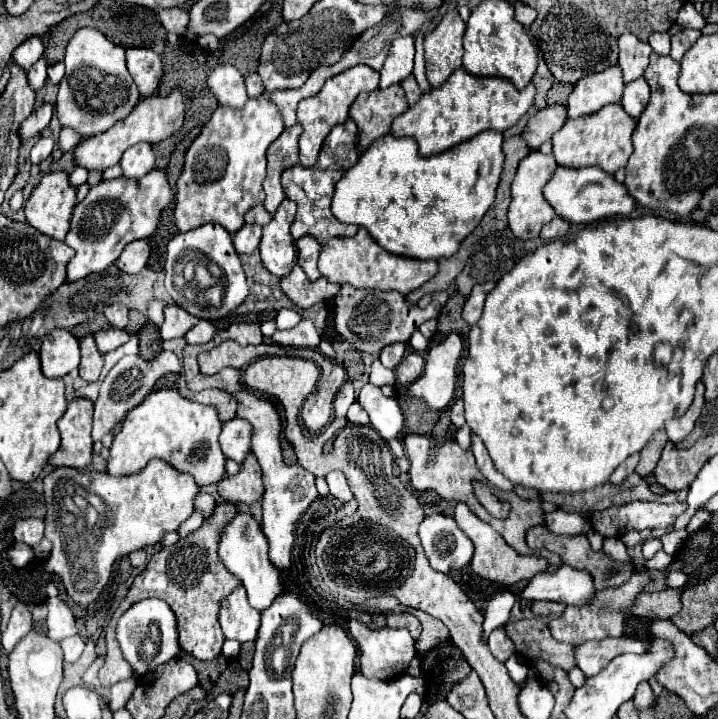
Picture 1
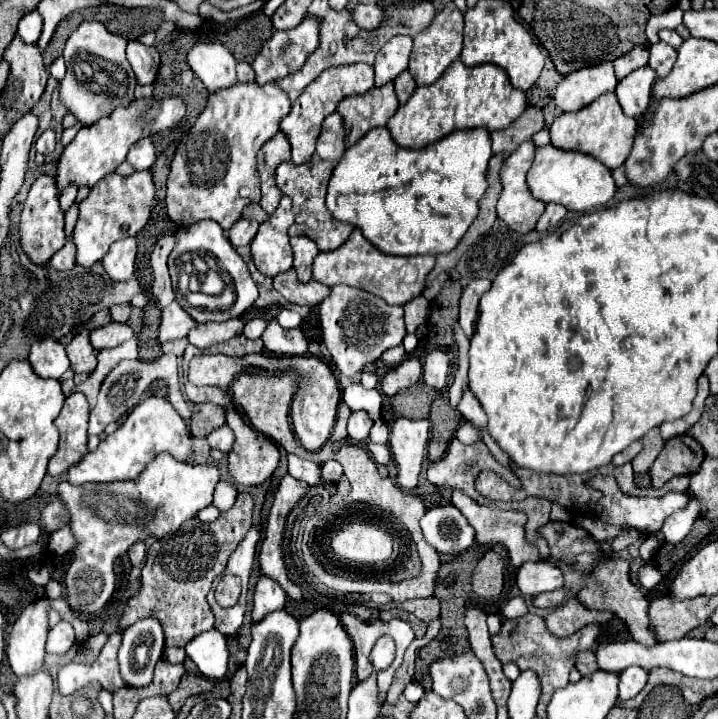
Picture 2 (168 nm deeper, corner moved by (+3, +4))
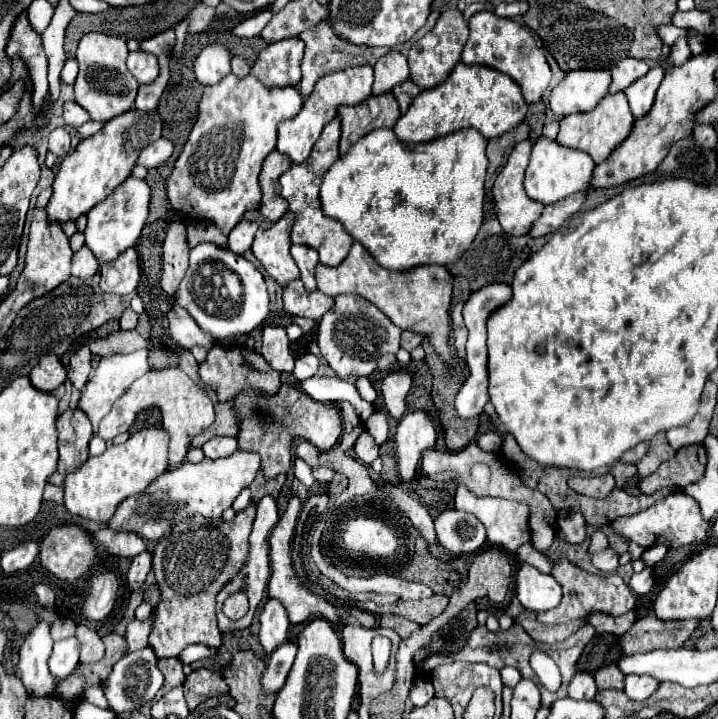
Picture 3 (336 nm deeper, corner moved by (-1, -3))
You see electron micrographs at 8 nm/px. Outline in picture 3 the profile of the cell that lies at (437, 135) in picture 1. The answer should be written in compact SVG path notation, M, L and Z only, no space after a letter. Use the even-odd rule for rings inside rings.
M458 62L452 70L452 74L440 86L422 90L414 98L408 112L398 118L394 132L402 142L412 142L412 144L430 142L430 140L436 140L436 138L446 136L450 132L462 130L462 128L476 128L484 138L496 138L496 136L502 136L504 132L512 130L514 126L518 126L524 120L526 110L528 110L528 104L522 98L520 86L510 76L506 76L498 70L492 70L488 66L466 66L466 64Z

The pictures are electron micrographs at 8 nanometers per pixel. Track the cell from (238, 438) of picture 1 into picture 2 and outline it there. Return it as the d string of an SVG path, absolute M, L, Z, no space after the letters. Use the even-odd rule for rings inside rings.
M220 425L216 427L210 435L208 435L208 443L212 449L218 449L222 453L228 453L232 449L232 443L234 443L234 435L232 435L232 429L228 425Z

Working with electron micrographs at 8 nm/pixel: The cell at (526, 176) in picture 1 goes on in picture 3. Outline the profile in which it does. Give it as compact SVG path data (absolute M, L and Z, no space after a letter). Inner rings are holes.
M524 140L520 144L514 146L512 154L508 156L508 162L506 166L502 168L502 172L498 174L494 186L492 186L492 198L494 198L494 206L496 206L496 216L498 216L498 222L502 226L504 232L512 234L512 236L524 236L528 234L530 226L538 220L538 216L542 214L544 210L544 204L540 202L534 202L526 196L526 190L524 190L524 170L528 166L528 160L530 160L530 152L532 152L532 144L530 140Z

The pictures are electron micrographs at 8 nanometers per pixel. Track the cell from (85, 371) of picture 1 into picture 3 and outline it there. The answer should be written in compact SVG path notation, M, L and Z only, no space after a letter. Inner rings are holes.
M82 346L78 352L74 352L74 354L70 356L68 378L70 378L70 382L72 382L78 390L82 390L82 388L86 386L86 382L88 382L88 374L90 374L90 370L92 370L90 362L92 362L92 352L90 352L88 346Z

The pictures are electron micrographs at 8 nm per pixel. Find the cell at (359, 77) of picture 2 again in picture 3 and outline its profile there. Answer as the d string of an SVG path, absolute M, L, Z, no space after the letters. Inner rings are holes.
M372 66L344 68L344 70L330 72L324 78L320 78L320 82L316 84L314 92L304 98L304 106L296 114L296 118L280 122L280 126L278 126L278 146L276 148L280 152L284 152L286 156L290 156L294 164L304 162L310 156L316 140L320 138L322 128L326 126L326 122L330 122L336 116L338 106L342 106L342 104L356 106L356 104L364 102L372 94L372 82L374 82Z

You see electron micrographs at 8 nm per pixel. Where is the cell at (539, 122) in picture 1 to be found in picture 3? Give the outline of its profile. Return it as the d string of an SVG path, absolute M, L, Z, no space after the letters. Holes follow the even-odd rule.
M522 122L520 126L512 128L508 134L502 134L500 138L492 138L488 140L488 148L486 148L486 156L488 156L488 172L486 172L486 190L492 188L500 168L506 164L506 158L510 154L510 150L526 140L530 134L530 128L526 126L526 122Z

